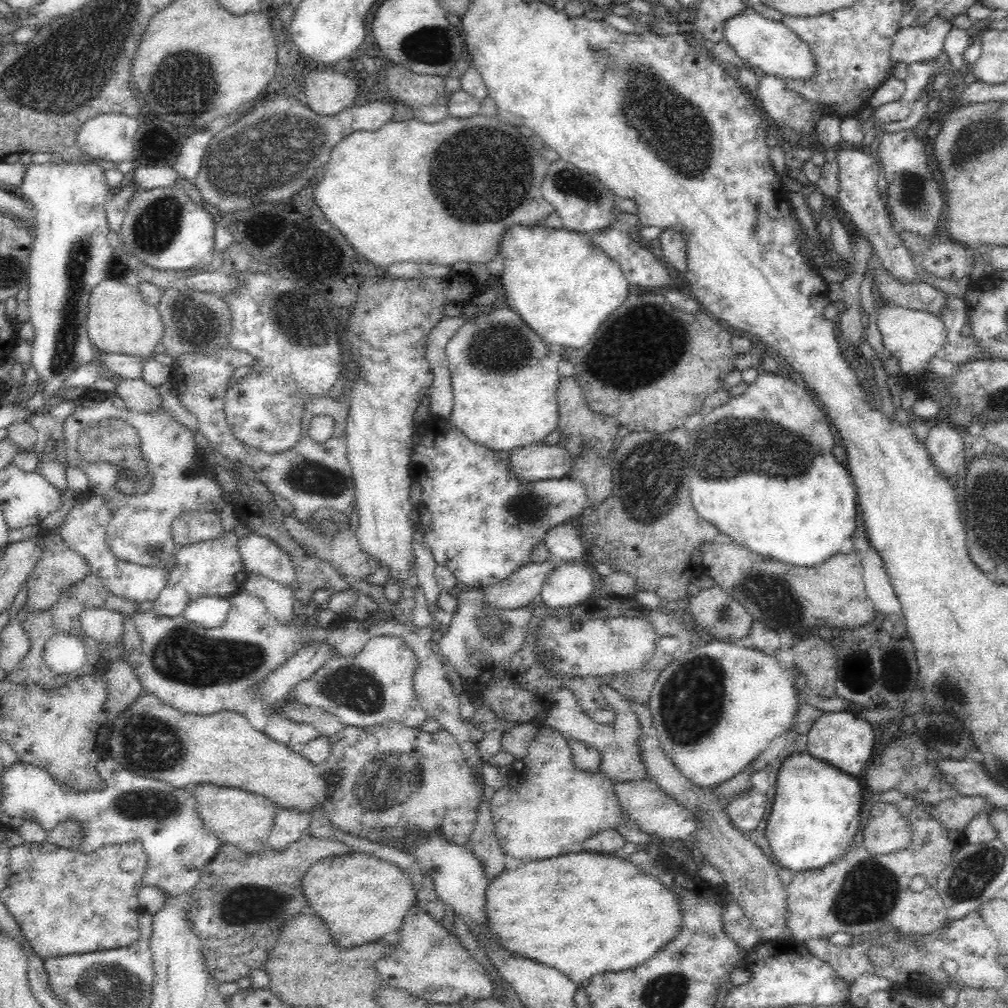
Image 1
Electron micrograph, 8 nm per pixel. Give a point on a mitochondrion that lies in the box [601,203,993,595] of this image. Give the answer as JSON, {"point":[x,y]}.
{"point":[724,445]}

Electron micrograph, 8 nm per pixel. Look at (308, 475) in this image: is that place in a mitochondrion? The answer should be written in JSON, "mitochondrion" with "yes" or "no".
{"mitochondrion":"yes"}

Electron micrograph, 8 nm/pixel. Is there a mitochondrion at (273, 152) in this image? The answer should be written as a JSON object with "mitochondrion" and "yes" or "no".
{"mitochondrion":"yes"}

